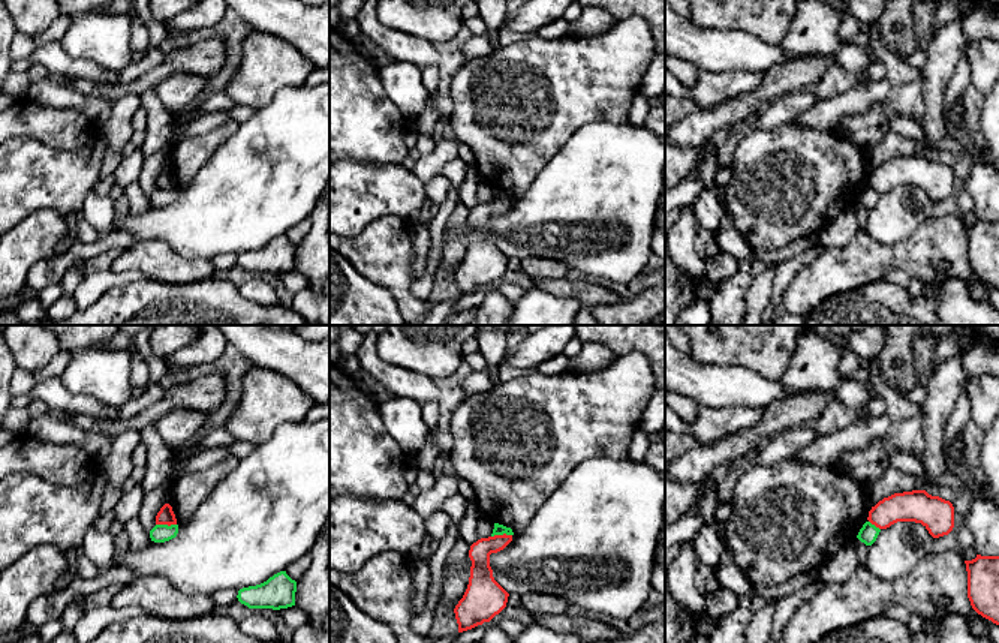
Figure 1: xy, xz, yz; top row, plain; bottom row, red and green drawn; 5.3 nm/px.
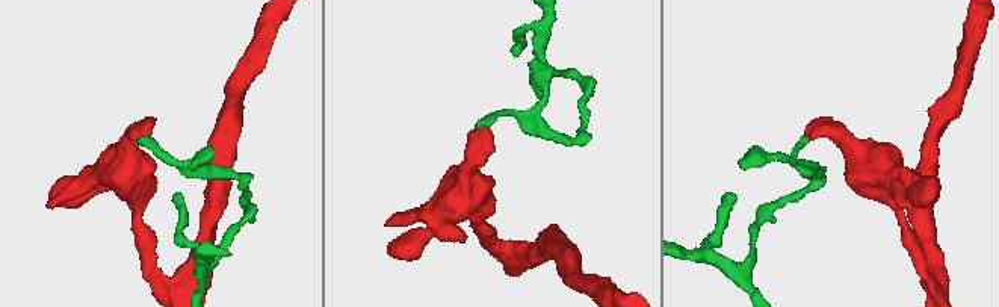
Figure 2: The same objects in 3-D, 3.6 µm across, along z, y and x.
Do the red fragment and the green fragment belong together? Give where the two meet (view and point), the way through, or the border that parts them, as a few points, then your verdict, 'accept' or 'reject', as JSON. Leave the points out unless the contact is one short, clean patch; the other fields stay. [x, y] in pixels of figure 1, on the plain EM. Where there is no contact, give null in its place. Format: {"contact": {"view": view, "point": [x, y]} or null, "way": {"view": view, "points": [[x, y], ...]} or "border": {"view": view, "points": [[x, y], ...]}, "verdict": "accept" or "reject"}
{"contact": {"view": "xy", "point": [166, 188]}, "border": {"view": "xy", "points": [[156, 188], [175, 189]]}, "verdict": "reject"}

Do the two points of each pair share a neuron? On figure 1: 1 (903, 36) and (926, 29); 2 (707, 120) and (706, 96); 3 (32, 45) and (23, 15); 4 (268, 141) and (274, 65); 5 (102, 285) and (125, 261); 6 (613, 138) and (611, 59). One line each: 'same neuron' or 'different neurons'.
1: different neurons
2: different neurons
3: different neurons
4: different neurons
5: different neurons
6: different neurons

